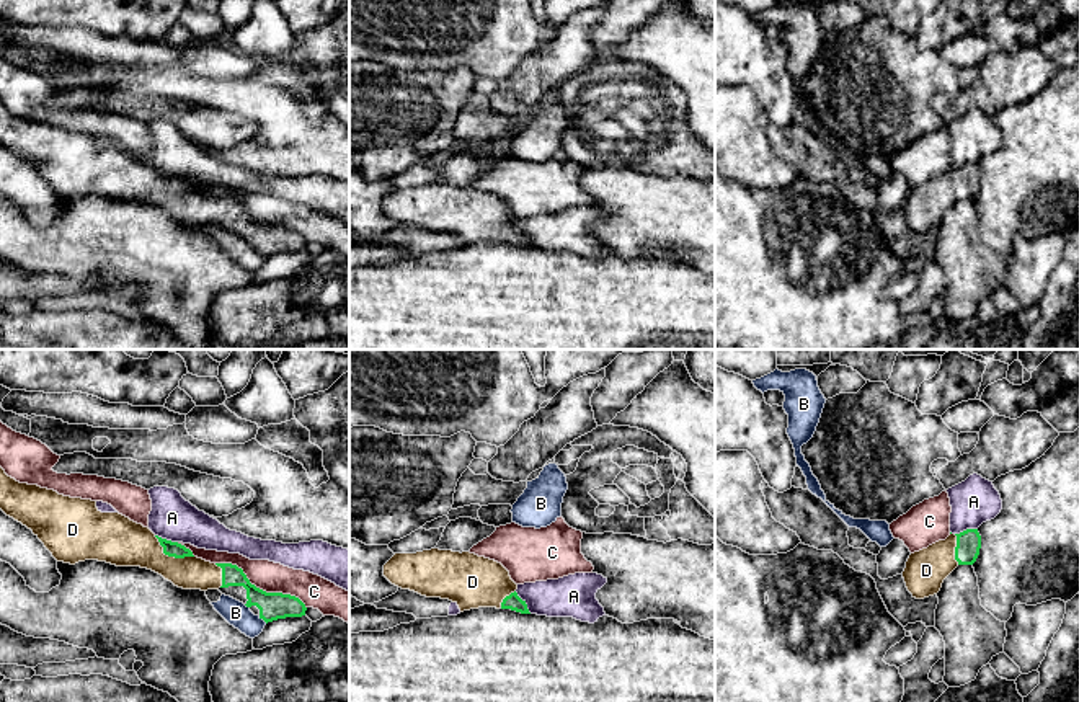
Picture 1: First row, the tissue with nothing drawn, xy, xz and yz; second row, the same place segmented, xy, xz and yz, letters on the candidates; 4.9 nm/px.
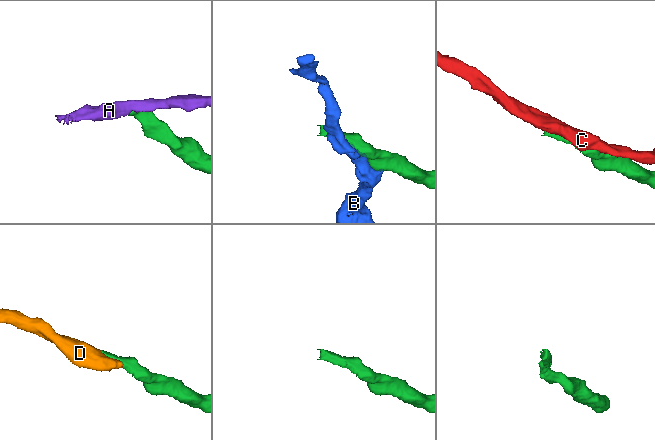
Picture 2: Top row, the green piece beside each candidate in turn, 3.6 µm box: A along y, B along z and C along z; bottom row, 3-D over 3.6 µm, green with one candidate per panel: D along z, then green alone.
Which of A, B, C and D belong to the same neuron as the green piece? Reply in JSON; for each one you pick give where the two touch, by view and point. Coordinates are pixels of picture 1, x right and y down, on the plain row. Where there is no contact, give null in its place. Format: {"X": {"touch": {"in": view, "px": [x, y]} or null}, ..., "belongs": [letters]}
{"D": {"touch": {"in": "xy", "px": [170, 190]}}, "belongs": ["D"]}

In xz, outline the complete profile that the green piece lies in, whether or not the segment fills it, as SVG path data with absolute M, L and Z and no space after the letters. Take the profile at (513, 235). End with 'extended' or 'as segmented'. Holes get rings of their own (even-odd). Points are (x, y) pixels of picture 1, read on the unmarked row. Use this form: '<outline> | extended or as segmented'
M423 184L395 188L384 199L384 211L402 224L455 237L460 243L511 243L531 248L509 206L498 196L470 186Z | extended

